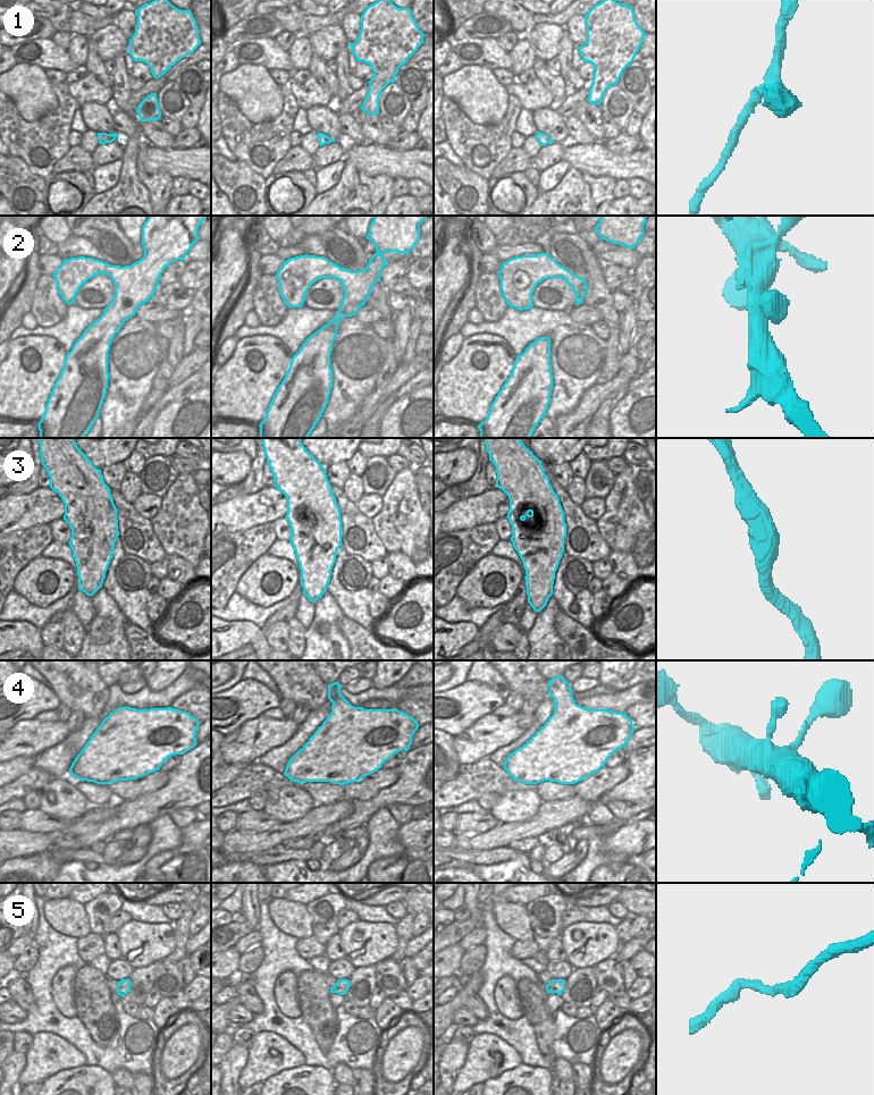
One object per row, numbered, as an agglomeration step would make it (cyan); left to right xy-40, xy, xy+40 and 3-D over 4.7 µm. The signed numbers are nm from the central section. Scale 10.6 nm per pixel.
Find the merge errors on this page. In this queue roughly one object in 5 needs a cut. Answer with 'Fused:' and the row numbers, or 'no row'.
Fused: no row

